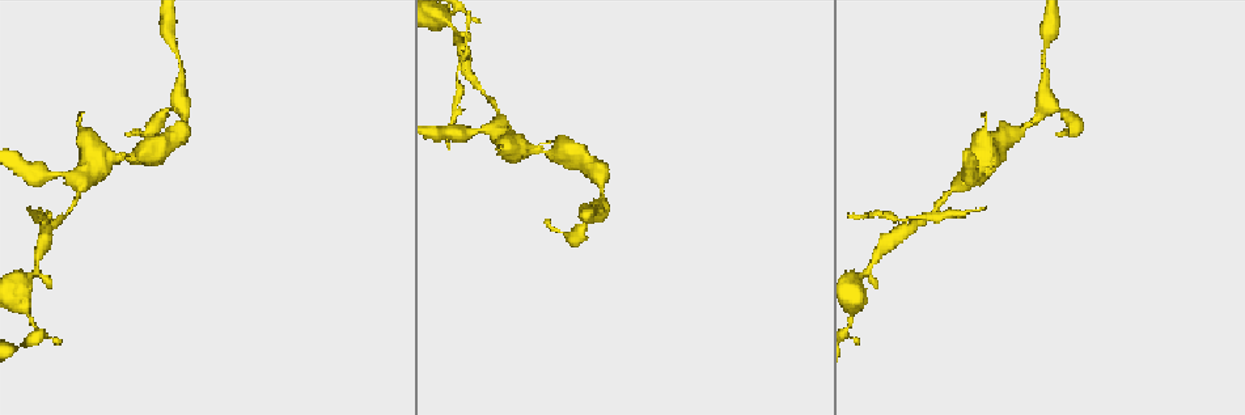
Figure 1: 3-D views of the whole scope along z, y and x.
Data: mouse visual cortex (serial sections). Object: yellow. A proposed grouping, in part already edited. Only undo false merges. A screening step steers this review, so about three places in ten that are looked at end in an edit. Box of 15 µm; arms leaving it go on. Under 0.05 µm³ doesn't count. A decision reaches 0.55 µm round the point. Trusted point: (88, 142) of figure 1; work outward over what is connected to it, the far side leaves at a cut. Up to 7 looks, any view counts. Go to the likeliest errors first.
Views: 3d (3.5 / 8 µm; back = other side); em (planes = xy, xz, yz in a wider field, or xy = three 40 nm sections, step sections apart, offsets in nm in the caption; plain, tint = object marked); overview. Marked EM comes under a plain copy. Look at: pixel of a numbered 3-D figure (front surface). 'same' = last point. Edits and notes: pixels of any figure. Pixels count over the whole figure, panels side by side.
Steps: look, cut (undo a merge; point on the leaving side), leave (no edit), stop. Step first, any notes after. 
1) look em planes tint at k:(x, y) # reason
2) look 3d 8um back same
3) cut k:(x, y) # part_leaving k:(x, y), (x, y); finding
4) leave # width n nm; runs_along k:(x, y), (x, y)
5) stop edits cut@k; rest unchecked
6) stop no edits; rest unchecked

look em xy step 2 tint at 1:(958, 188)

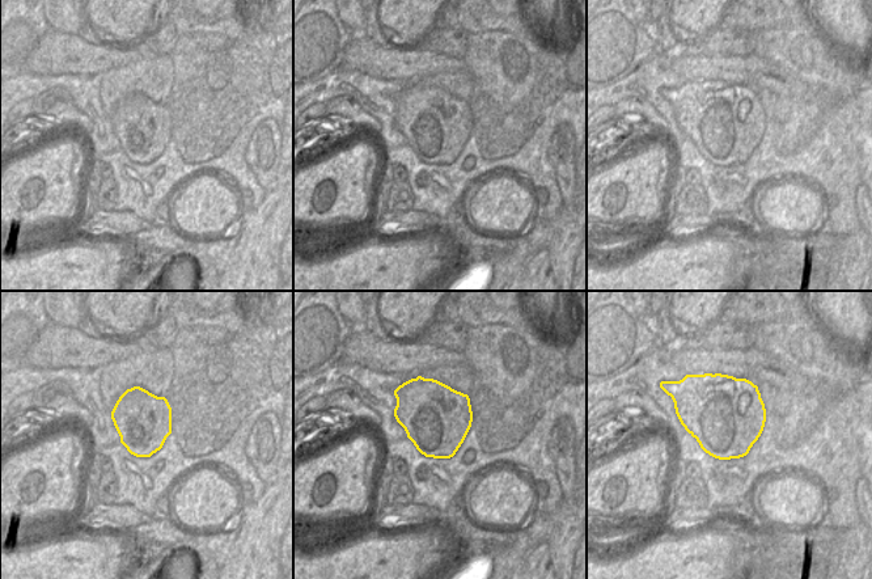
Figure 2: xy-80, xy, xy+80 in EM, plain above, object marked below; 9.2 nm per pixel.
look 3d 3.5um same

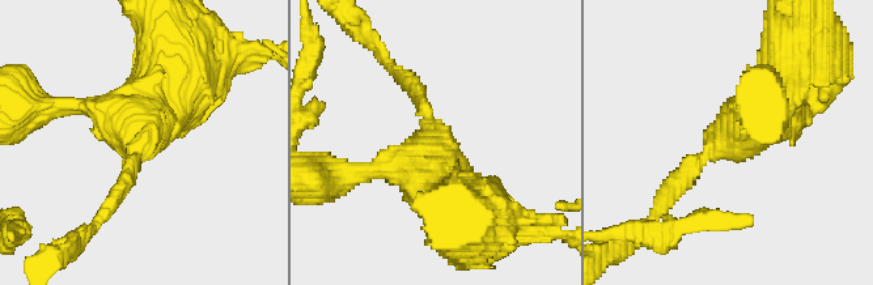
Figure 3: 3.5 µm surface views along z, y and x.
leave # width 600 nm; runs_along 3:(784, 50), (775, 98), (687, 174); continuous, no second cell

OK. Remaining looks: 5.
look 3d 3.5um at 1:(467, 67) # a narrow waist

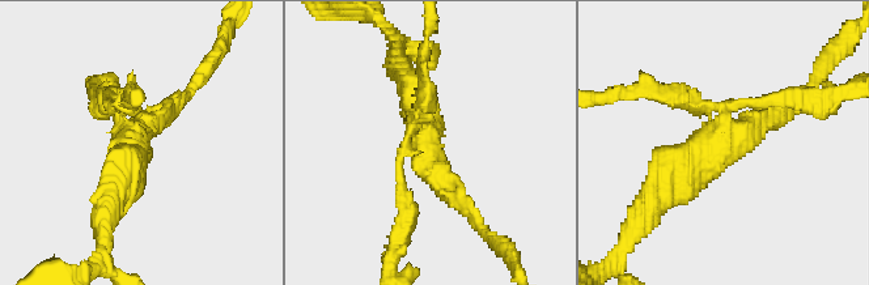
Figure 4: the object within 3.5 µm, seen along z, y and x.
look em xy step 3 tint at 4:(130, 138) # now the EM

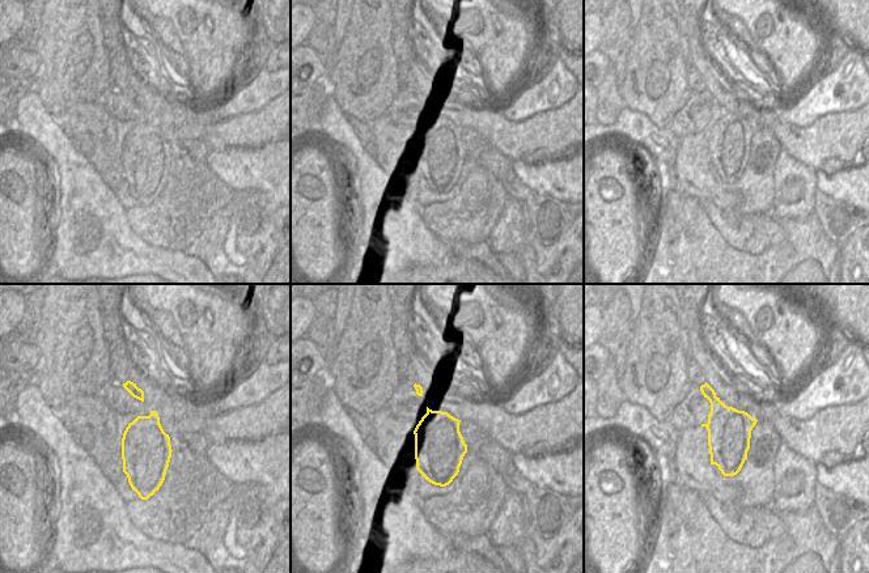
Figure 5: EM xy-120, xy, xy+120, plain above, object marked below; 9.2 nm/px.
cut 4:(665, 98) # a second cell is stuck on

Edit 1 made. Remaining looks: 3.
look overview

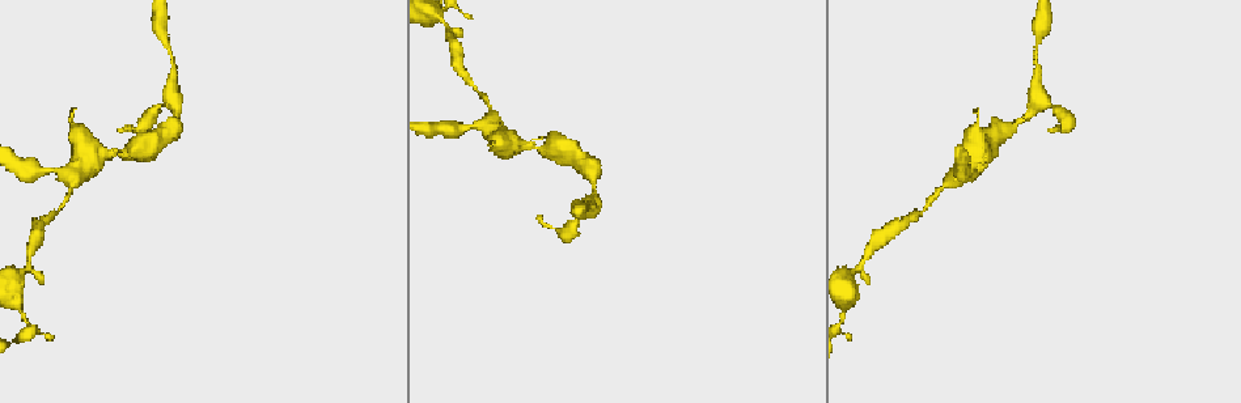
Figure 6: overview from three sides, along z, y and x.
look em xy step 1 tint at 6:(548, 152) # sharp bend

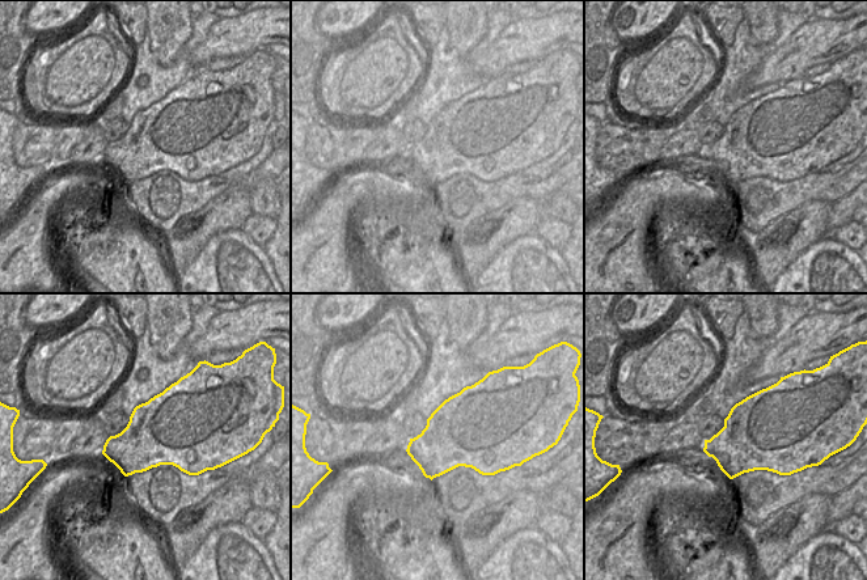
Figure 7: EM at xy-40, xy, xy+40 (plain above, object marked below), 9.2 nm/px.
look 3d 3.5um same # wider look

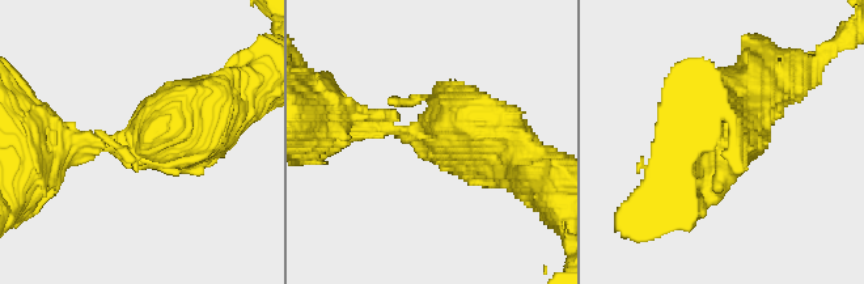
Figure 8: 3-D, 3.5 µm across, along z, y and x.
leave # runs_along 8:(72, 149), (148, 142), (229, 105); one cell here

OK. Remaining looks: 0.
stop edits cut@4; rest unchecked

